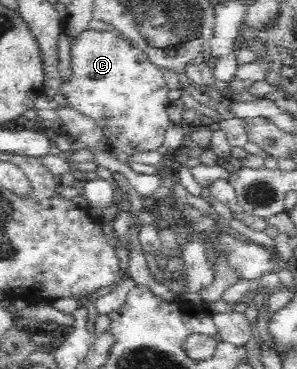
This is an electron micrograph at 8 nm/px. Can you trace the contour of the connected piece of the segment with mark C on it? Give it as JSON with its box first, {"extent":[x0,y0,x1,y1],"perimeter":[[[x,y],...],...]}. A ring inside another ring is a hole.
{"extent":[58,29,172,157],"perimeter":[[[84,29],[71,39],[70,48],[70,74],[62,80],[58,92],[64,96],[66,104],[80,114],[92,118],[96,126],[108,138],[109,145],[118,150],[124,150],[132,157],[133,152],[156,151],[163,145],[166,128],[172,124],[168,119],[166,110],[170,106],[166,81],[163,71],[156,69],[146,53],[135,48],[128,40],[114,35],[109,31]]]}

